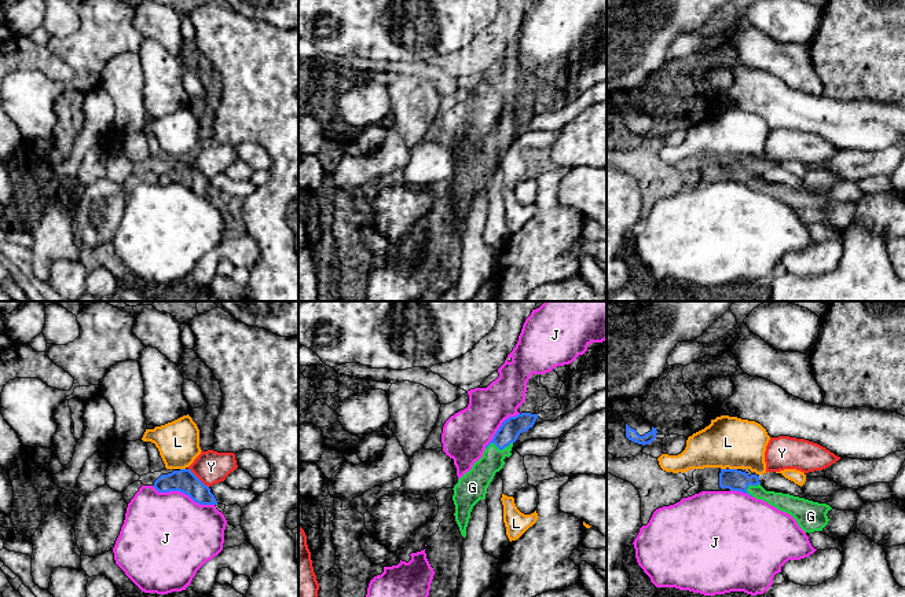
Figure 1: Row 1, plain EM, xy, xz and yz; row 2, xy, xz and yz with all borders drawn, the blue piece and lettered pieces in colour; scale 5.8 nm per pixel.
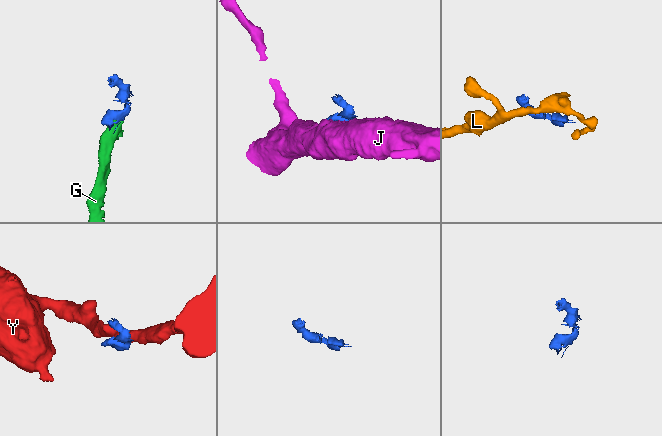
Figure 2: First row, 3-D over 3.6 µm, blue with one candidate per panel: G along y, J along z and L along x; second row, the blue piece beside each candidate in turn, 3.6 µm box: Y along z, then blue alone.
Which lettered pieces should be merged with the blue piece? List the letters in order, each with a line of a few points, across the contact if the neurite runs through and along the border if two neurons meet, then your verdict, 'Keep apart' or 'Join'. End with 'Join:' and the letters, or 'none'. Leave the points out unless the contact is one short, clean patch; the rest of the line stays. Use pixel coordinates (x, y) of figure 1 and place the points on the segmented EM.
G: Line: xz (510, 428), (498, 447), (493, 461), (475, 483). Join
J: Line: xy (151, 486), (158, 491), (182, 491), (200, 504), (213, 505). Keep apart
L: Keep apart
Y: Line: xy (189, 468), (208, 487). Keep apart
Join: G

